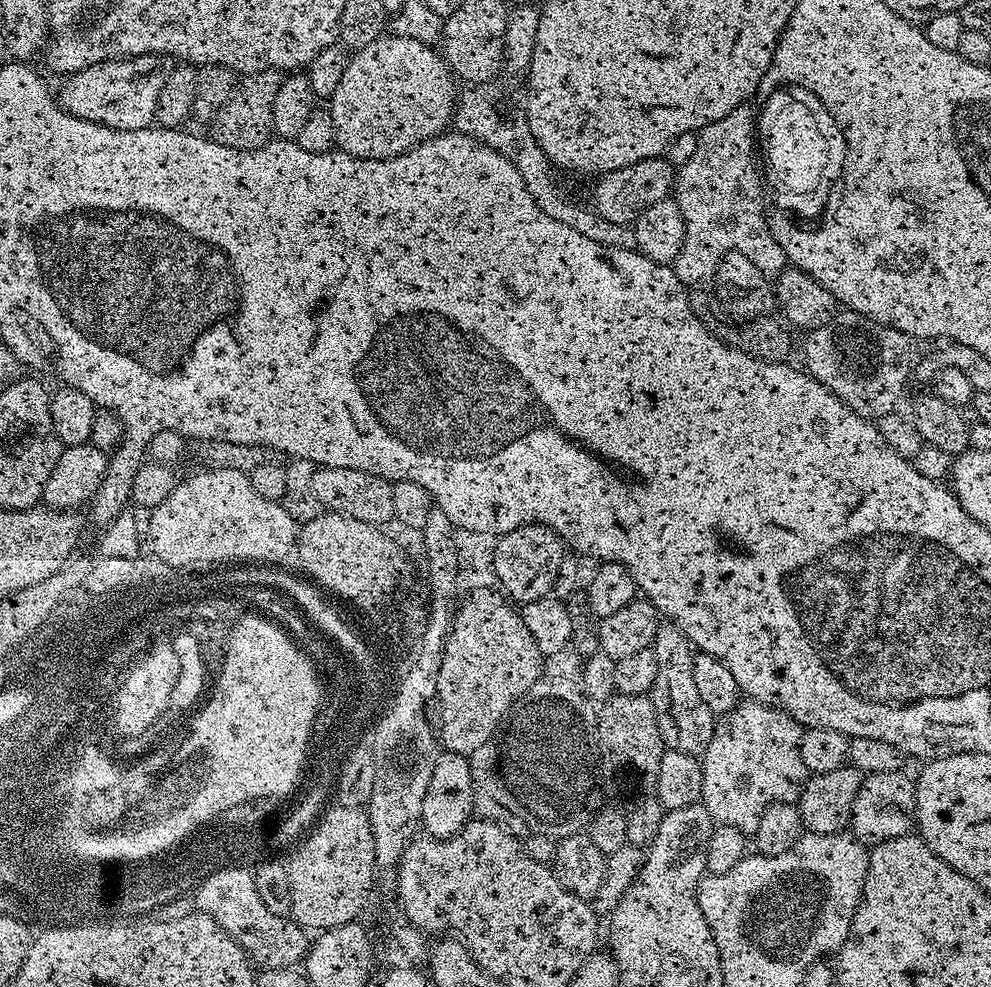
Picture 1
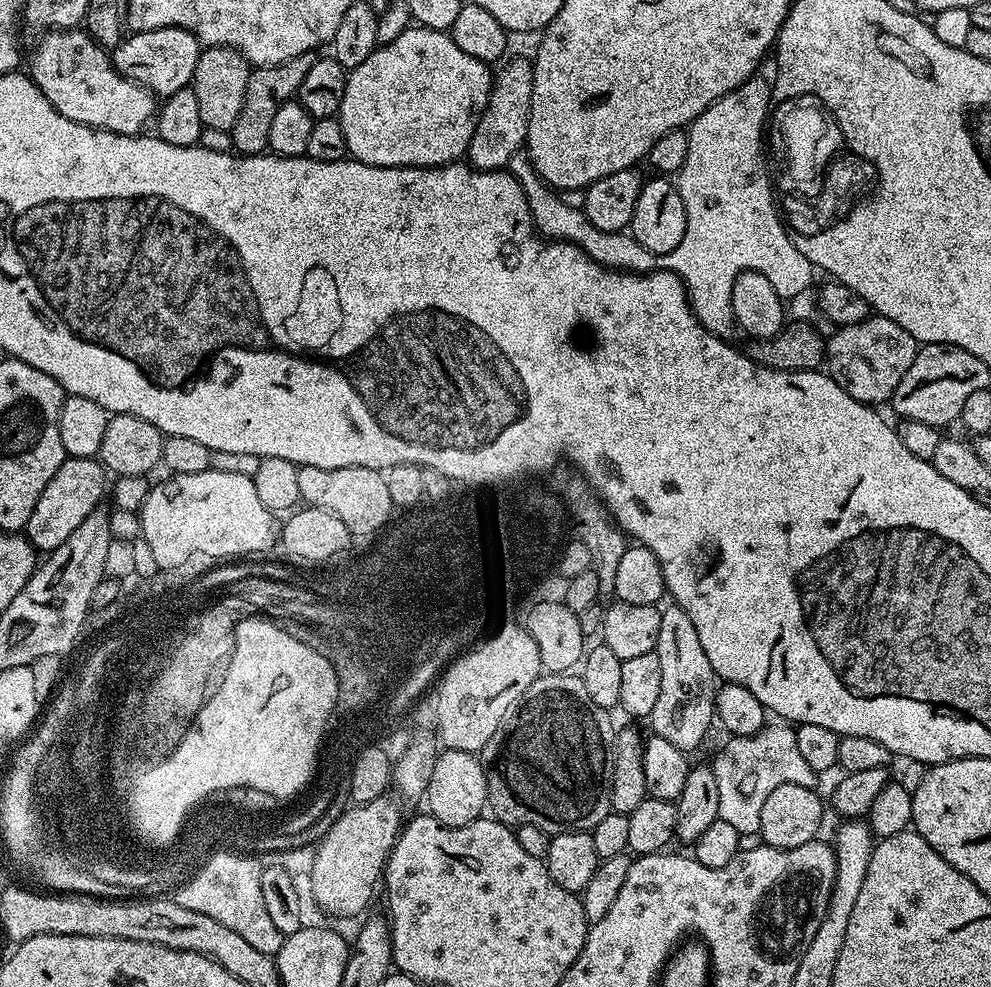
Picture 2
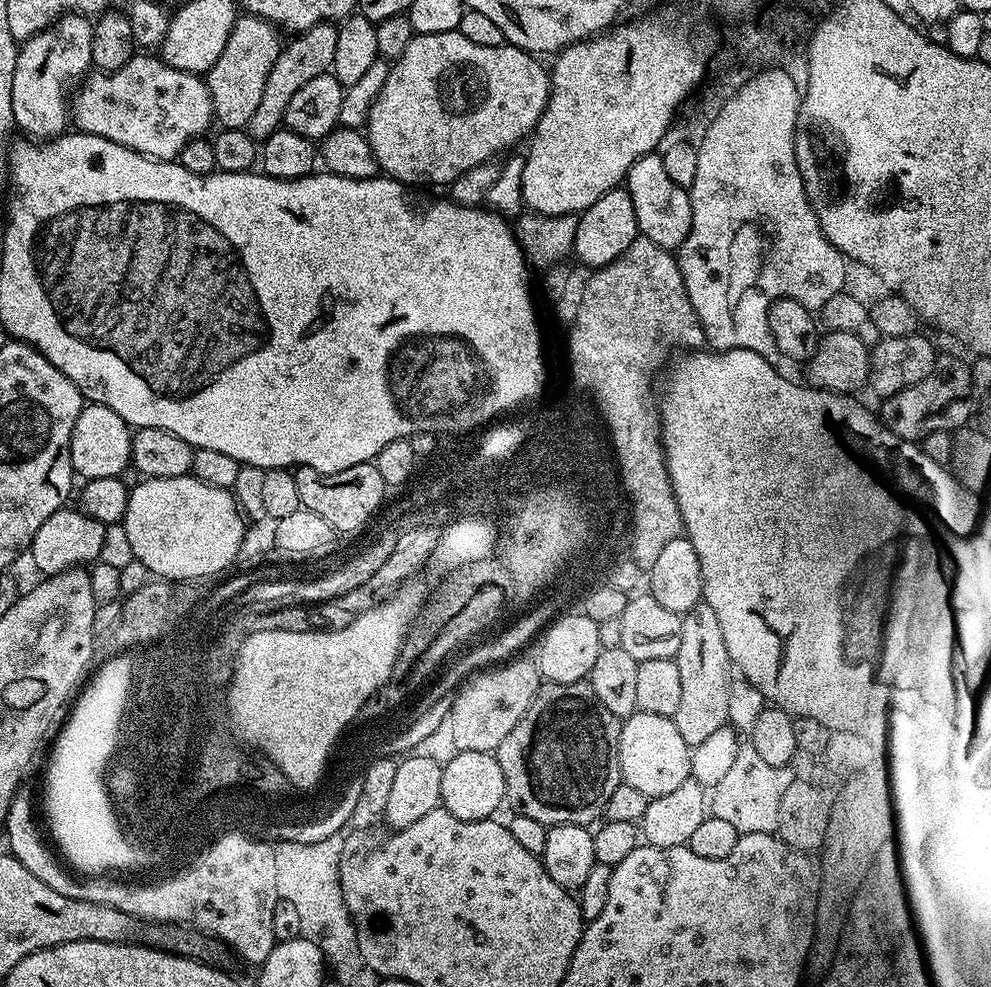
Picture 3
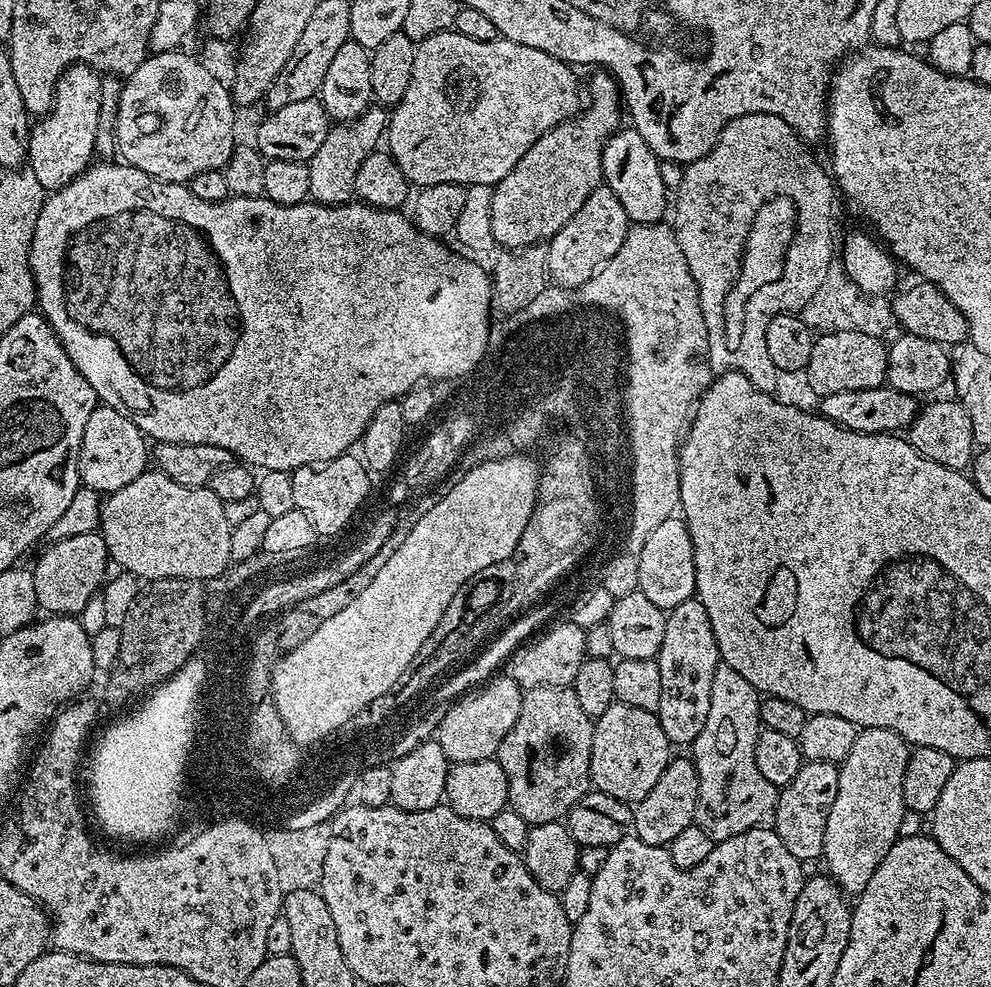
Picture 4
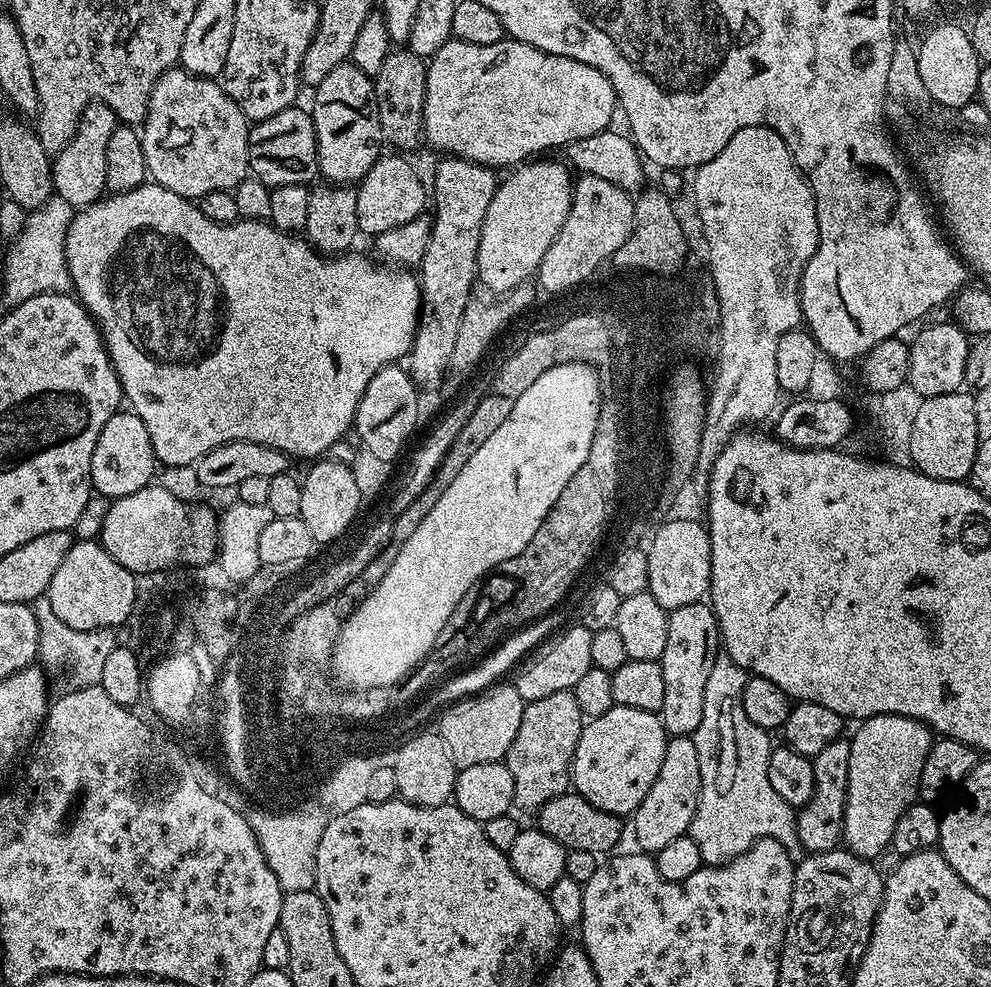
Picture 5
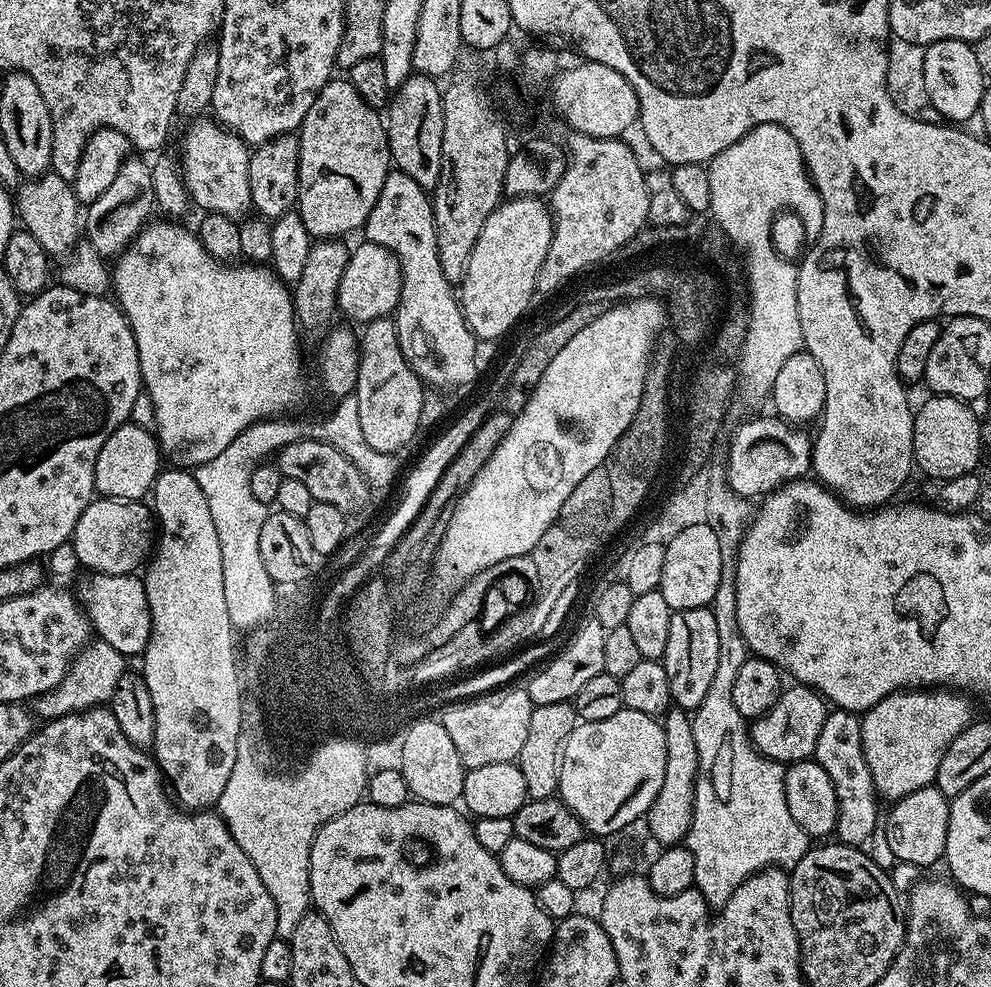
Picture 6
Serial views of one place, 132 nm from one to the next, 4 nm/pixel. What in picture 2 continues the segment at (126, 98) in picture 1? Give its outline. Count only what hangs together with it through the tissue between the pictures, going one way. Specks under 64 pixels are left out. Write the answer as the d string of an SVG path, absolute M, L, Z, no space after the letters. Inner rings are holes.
M163 28L125 35L124 39L111 49L110 55L112 65L122 75L138 82L153 96L163 98L174 94L174 90L182 90L191 85L194 78L194 66L198 66L201 51L202 45L199 38L190 30Z

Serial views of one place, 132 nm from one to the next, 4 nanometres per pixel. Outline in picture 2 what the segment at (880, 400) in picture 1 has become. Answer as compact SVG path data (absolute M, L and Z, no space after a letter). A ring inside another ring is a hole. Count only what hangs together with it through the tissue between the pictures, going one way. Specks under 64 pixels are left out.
M875 314L869 315L868 319L857 324L837 327L833 332L836 333L832 337L829 335L826 340L827 375L831 376L834 382L838 382L838 386L842 386L842 390L846 390L846 394L850 394L863 404L876 406L879 405L879 400L891 401L898 382L902 382L902 374L906 374L906 370L910 370L910 366L914 362L918 351L918 341L910 334L906 334L906 330L902 330L902 326L898 326L898 322L890 322L890 318Z

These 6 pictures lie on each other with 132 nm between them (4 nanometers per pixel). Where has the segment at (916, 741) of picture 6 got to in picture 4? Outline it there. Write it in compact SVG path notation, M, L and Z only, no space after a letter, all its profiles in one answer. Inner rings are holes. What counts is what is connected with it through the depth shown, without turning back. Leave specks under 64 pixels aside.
M860 728L854 738L854 747L844 763L839 765L838 795L834 798L834 806L830 806L830 818L826 818L826 842L822 864L825 864L827 875L849 897L855 898L862 890L866 890L866 882L878 870L878 862L886 858L890 846L899 840L901 835L898 825L902 823L905 812L902 782L906 778L910 746L894 730L885 728Z

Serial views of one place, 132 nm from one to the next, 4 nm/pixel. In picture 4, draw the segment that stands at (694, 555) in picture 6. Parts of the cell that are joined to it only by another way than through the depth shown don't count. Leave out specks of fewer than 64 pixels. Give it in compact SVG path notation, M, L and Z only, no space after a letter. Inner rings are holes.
M673 514L659 523L645 539L638 562L638 591L646 594L654 606L670 610L696 595L696 571L694 570L694 546L683 519Z

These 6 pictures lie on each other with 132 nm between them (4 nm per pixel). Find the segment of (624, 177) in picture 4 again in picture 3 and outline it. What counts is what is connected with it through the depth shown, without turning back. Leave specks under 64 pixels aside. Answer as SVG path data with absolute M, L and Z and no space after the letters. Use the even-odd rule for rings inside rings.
M659 155L639 156L628 167L626 187L634 204L634 218L639 235L654 242L659 248L672 250L680 245L688 232L692 217L690 202L687 191L675 184L670 174L666 174L666 166L662 166Z

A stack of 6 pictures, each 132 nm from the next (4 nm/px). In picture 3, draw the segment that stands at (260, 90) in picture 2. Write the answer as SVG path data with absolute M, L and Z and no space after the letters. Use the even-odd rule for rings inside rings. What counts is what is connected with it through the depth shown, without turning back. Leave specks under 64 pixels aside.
M332 22L312 26L310 30L293 35L289 39L292 41L289 44L287 41L281 47L274 66L270 66L270 72L266 74L266 86L262 89L262 98L259 99L246 129L248 135L256 142L262 142L283 125L290 98L294 98L294 94L298 94L298 90L302 90L302 86L306 86L310 78L318 78L318 74L331 69L334 62L334 45L338 42L336 29L337 25Z

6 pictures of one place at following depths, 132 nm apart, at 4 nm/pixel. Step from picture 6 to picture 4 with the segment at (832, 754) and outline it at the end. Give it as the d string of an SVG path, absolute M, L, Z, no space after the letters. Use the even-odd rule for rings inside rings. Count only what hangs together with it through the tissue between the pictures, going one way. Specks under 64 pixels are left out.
M804 760L794 782L779 789L776 798L776 812L772 815L771 827L782 838L786 850L802 862L819 861L824 855L826 842L826 818L830 818L830 806L838 795L839 767L830 762Z

